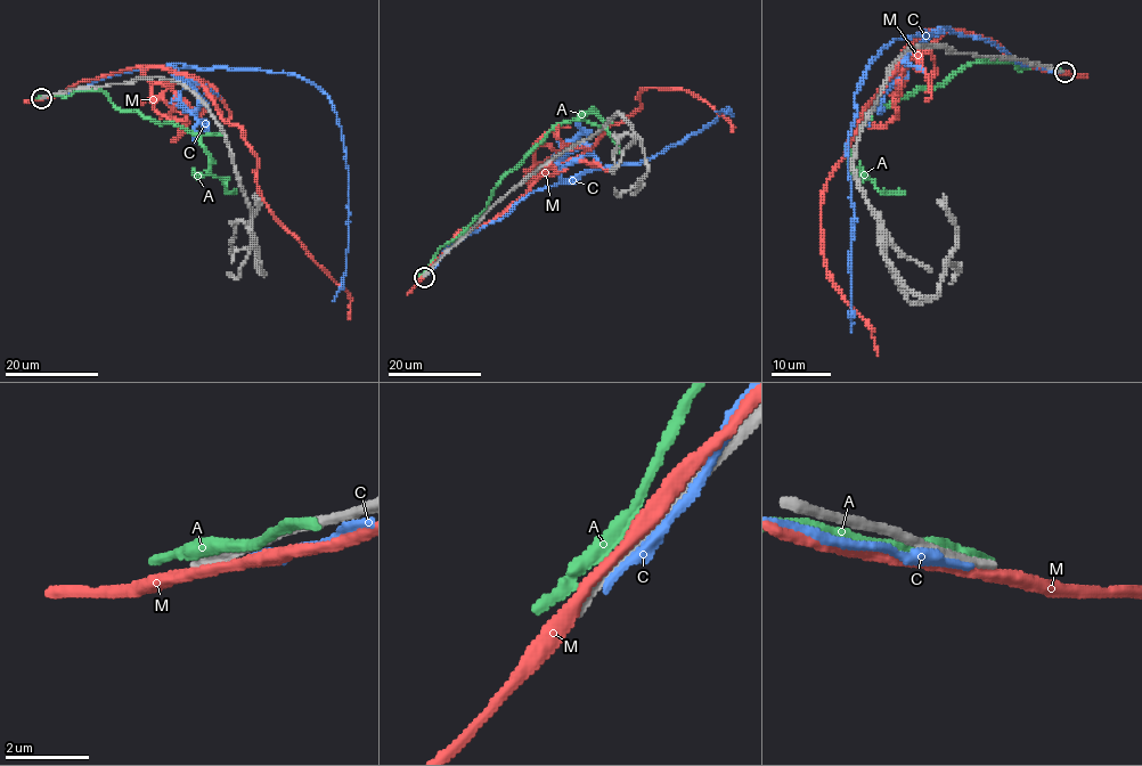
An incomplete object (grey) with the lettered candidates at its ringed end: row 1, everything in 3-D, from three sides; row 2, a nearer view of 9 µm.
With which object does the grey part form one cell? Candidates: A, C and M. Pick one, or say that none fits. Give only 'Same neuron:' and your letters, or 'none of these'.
Same neuron: none of these

